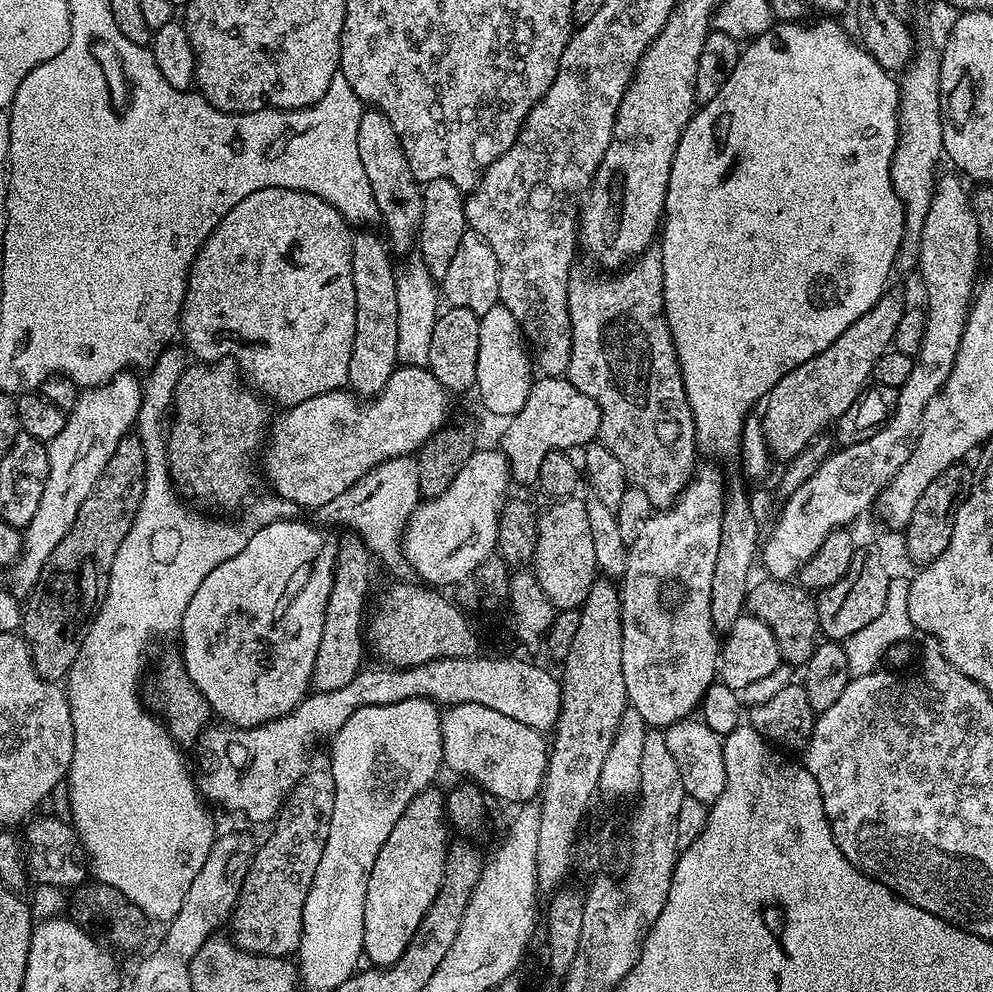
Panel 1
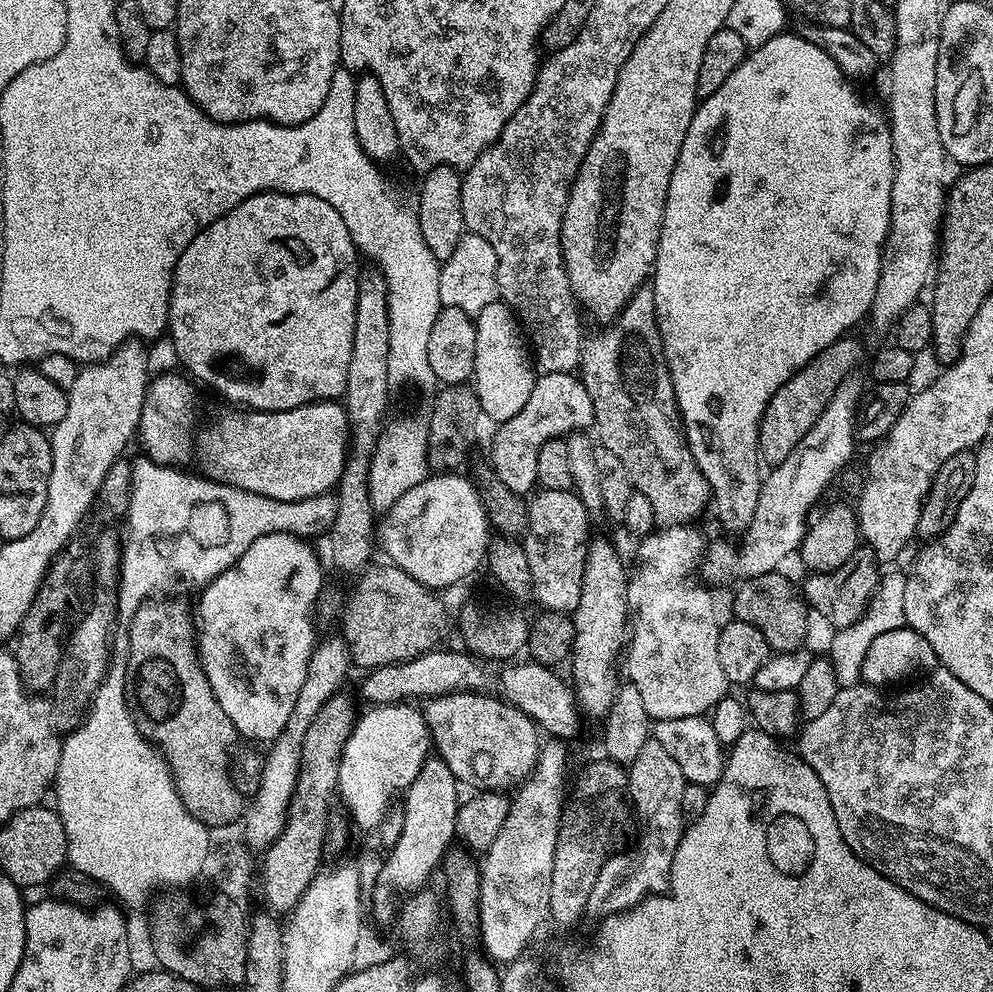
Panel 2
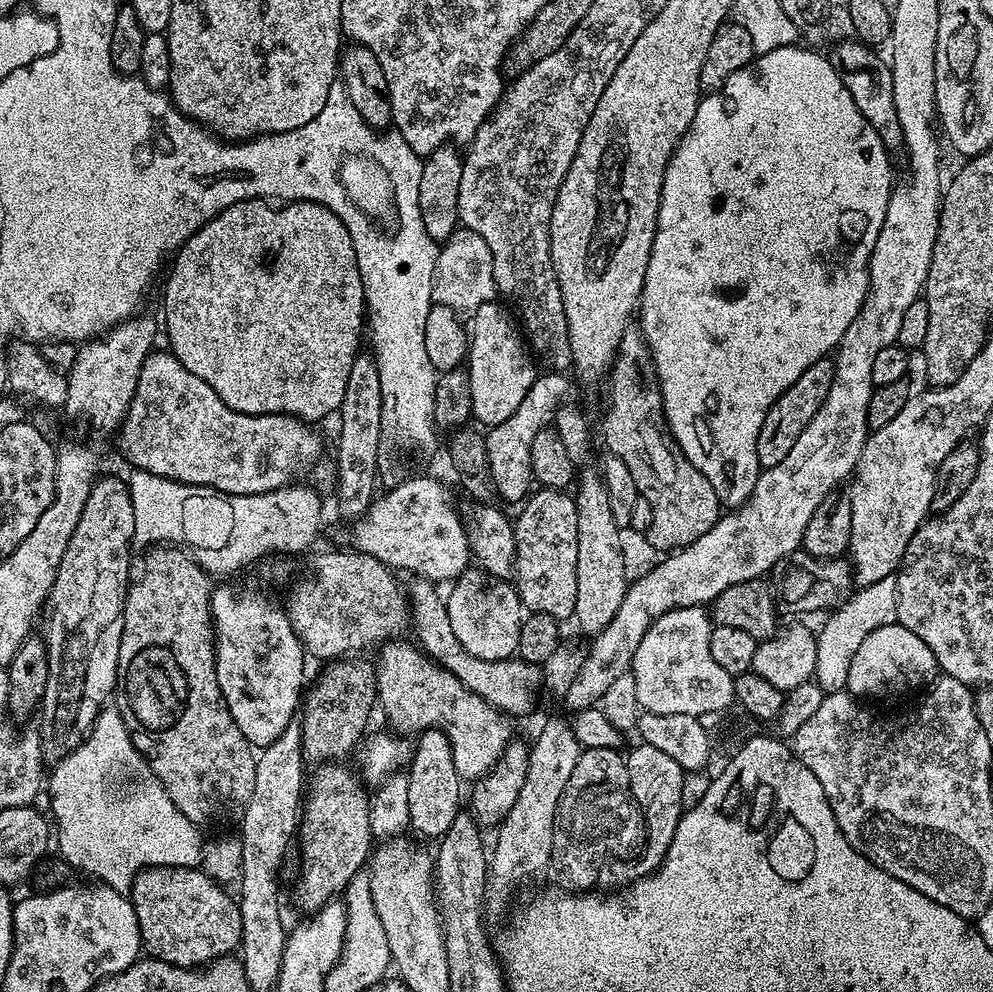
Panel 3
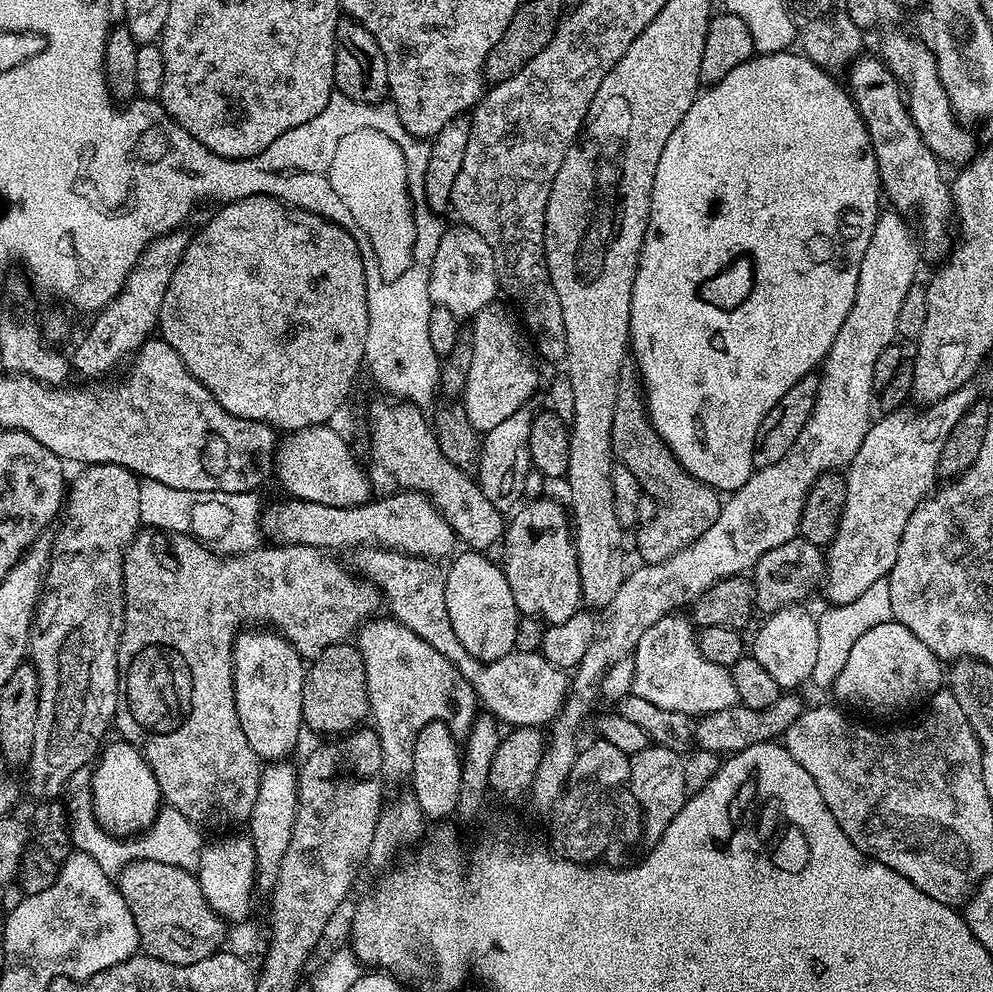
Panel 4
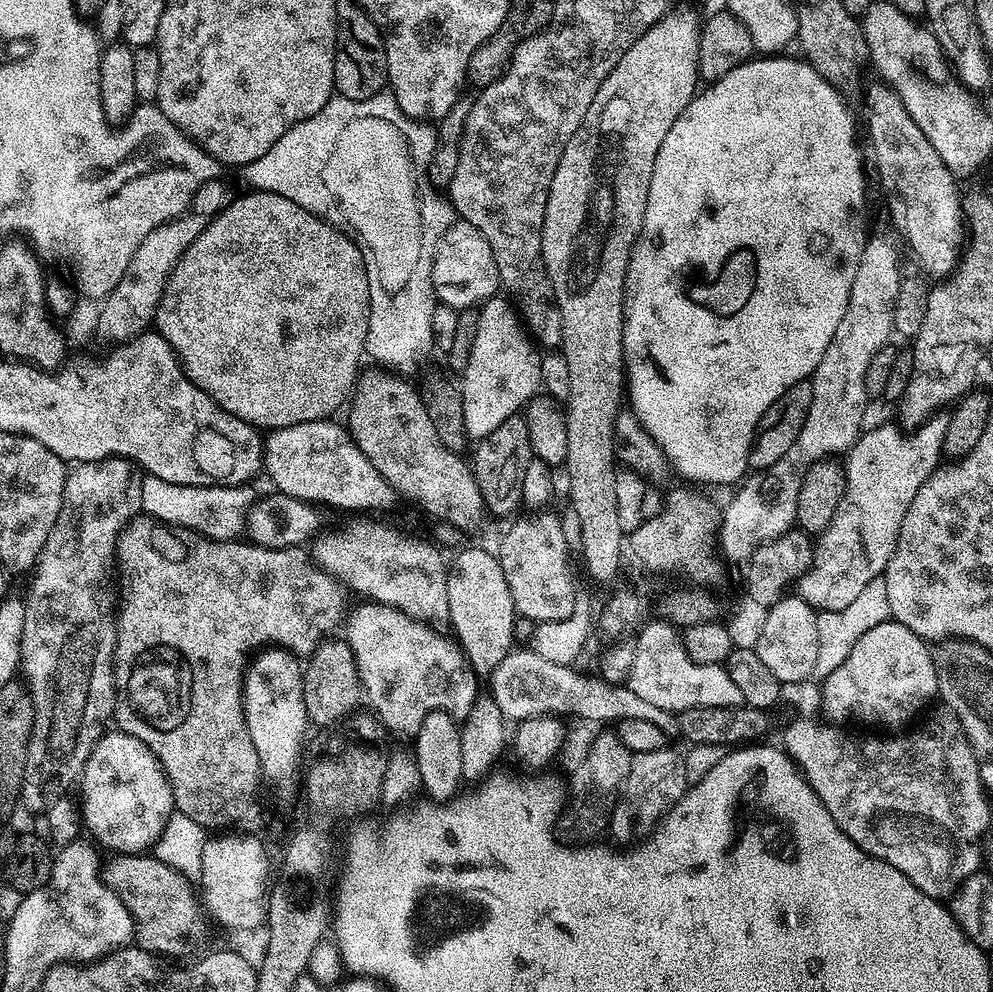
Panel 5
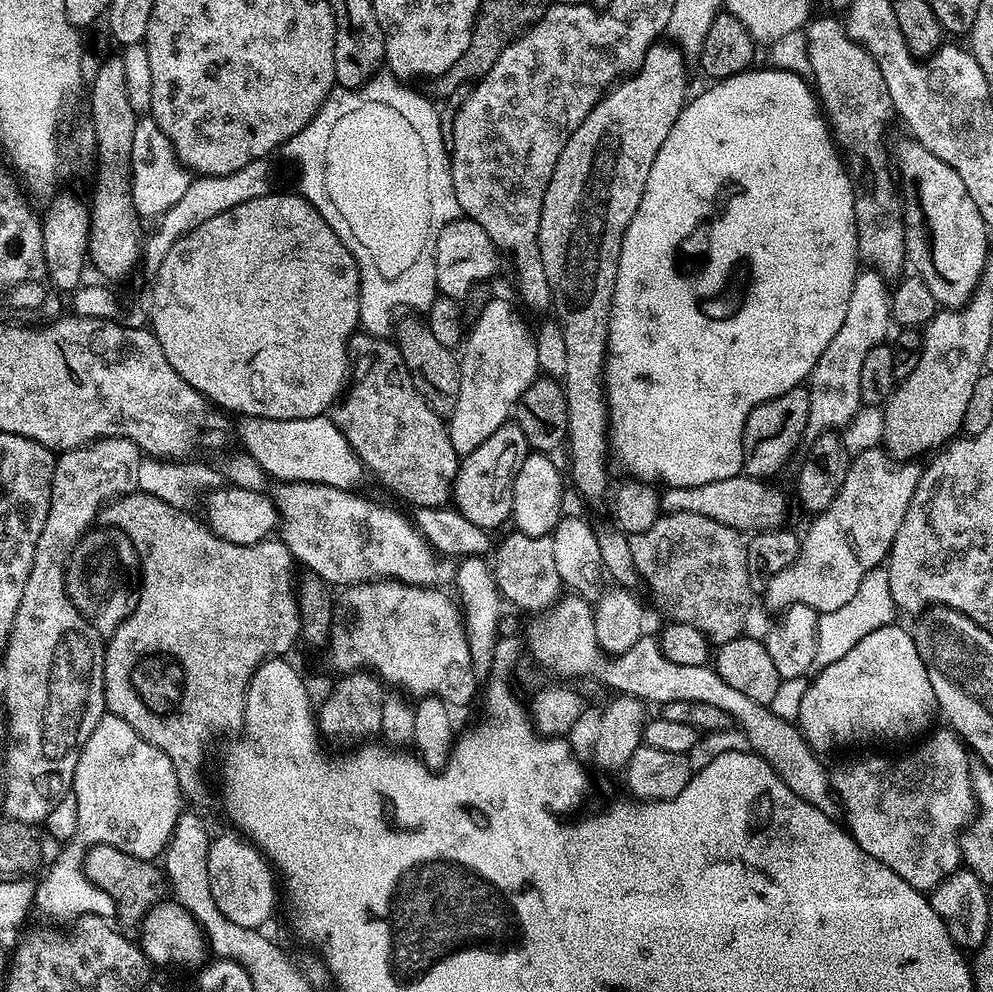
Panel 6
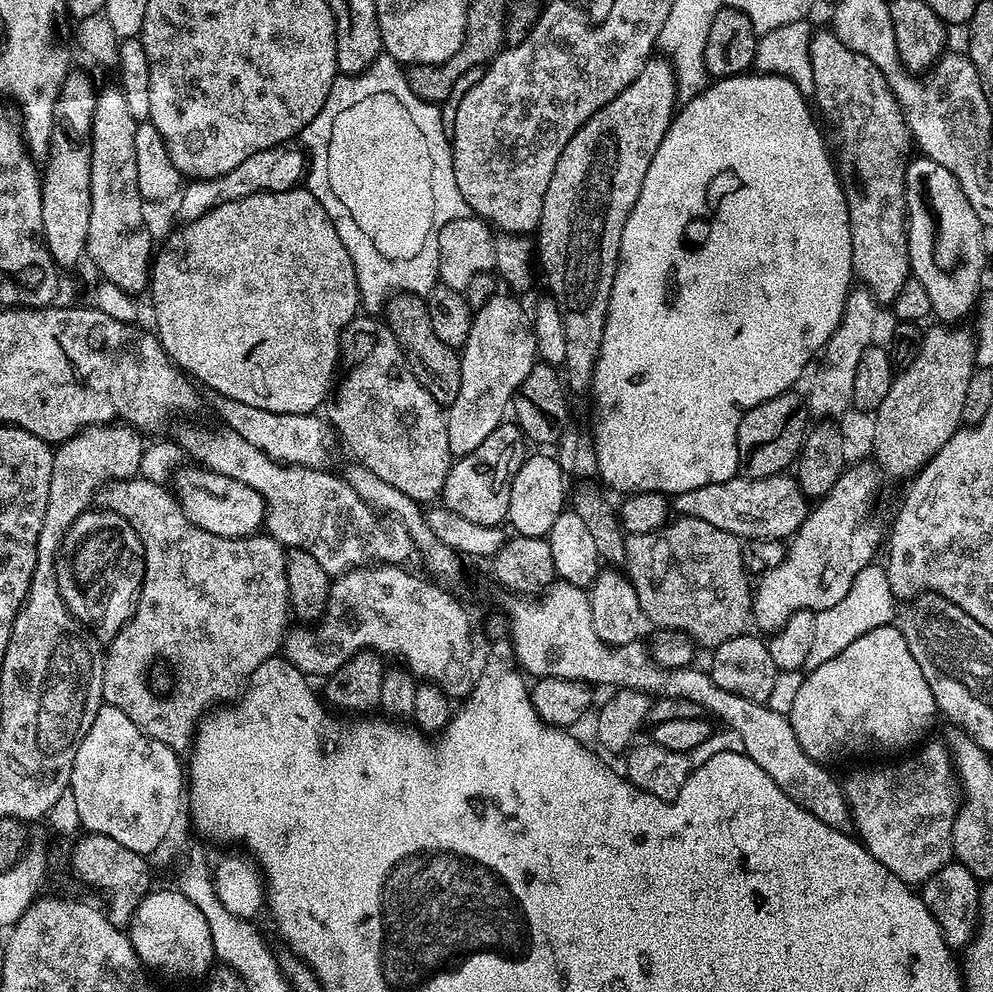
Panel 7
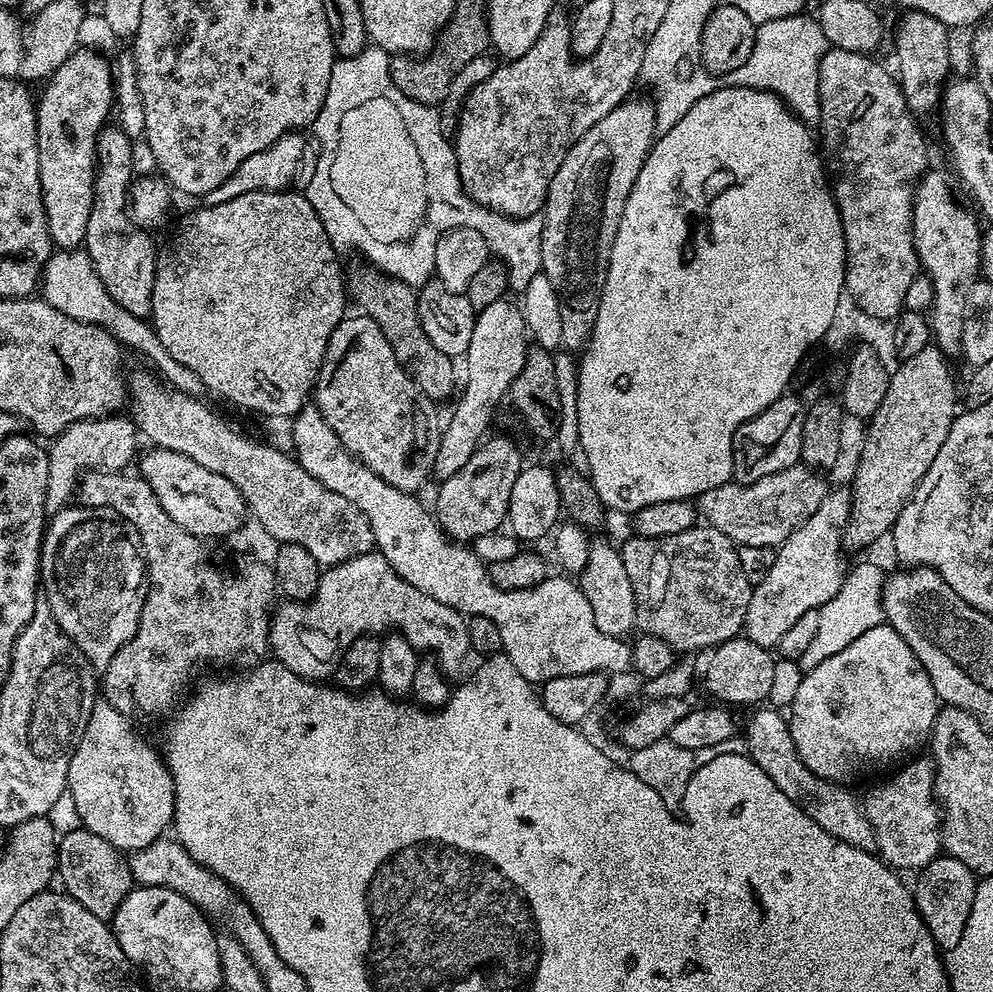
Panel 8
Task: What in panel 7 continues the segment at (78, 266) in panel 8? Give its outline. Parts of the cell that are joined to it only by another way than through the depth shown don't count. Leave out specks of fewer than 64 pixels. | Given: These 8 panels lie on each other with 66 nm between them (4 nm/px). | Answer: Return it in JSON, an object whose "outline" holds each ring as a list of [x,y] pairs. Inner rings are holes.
{"outline":[[[205,391],[202,396],[207,406],[222,420],[225,427],[245,438],[250,445],[262,450],[272,460],[283,465],[313,468],[315,470],[326,466],[326,462],[335,445],[336,436],[331,425],[315,413],[306,415],[274,414],[272,411],[258,410],[257,407],[246,405],[226,398],[216,391]]]}

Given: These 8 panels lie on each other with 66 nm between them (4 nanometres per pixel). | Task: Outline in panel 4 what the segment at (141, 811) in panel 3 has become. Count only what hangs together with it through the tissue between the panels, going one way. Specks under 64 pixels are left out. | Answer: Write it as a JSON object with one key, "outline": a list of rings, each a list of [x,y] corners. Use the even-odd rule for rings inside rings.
{"outline":[[[84,770],[76,771],[66,785],[69,804],[66,804],[66,824],[72,827],[71,847],[78,852],[84,852],[102,870],[109,874],[117,874],[133,860],[154,859],[155,862],[169,863],[184,869],[196,870],[199,866],[199,854],[202,845],[201,829],[192,824],[174,807],[164,806],[156,816],[151,827],[135,838],[125,839],[111,835],[104,830],[95,818],[92,810],[92,793],[89,792],[89,773]]]}

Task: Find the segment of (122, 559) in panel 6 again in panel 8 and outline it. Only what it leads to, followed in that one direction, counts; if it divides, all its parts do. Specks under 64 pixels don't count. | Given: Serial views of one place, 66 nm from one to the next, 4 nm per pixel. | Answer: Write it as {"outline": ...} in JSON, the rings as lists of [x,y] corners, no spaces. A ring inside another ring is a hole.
{"outline":[[[79,506],[64,508],[47,521],[44,543],[40,545],[40,584],[42,585],[43,599],[50,606],[50,614],[54,614],[60,629],[79,646],[82,654],[91,662],[93,668],[97,670],[108,668],[110,658],[114,658],[114,654],[118,654],[118,650],[122,646],[126,646],[126,642],[130,642],[130,638],[134,638],[134,634],[138,630],[144,599],[148,593],[148,562],[144,558],[138,530],[134,530],[134,526],[130,526],[121,516],[114,515],[107,508],[81,508]]]}

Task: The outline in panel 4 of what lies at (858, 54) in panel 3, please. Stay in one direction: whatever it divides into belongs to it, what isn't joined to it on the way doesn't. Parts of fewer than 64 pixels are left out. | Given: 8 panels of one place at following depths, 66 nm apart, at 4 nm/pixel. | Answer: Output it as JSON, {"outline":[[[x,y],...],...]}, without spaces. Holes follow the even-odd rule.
{"outline":[[[857,57],[849,65],[846,75],[849,95],[870,134],[881,191],[887,201],[889,198],[900,208],[909,202],[916,202],[921,214],[918,230],[923,243],[930,246],[932,253],[943,253],[948,246],[946,238],[950,236],[950,221],[954,210],[951,187],[942,176],[939,157],[926,146],[921,132],[913,124],[899,81],[881,59],[874,58]]]}

